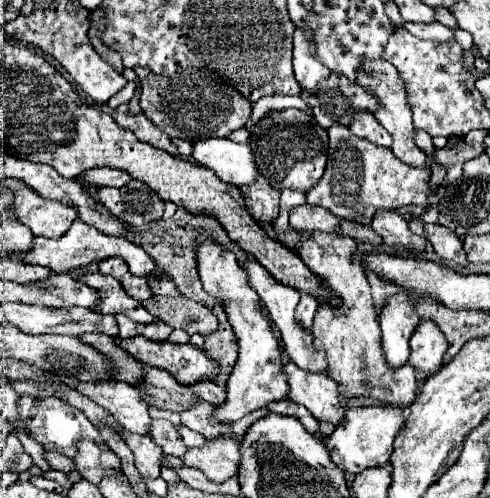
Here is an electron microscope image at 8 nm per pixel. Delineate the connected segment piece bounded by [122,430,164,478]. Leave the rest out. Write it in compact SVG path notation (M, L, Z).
M122 430L122 438L126 440L128 448L134 452L134 462L138 472L146 478L158 478L160 476L158 460L164 456L162 448L158 448L150 436L138 436L126 430Z

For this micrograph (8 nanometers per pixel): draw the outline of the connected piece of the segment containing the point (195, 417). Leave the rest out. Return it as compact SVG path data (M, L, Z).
M200 400L200 404L196 404L194 408L188 408L188 412L180 412L180 420L184 426L188 426L194 432L200 432L206 438L218 438L218 436L232 438L232 430L228 424L212 424L210 422L212 410L214 410L212 404L206 404Z

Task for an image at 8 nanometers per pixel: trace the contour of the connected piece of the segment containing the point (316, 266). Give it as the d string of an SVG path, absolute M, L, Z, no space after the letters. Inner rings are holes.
M300 232L300 240L298 240L294 252L344 302L340 308L332 308L330 304L320 304L320 308L316 312L316 318L314 318L314 326L312 326L314 346L322 348L322 352L326 352L326 360L328 360L326 376L330 376L334 382L338 382L338 388L342 388L342 400L348 402L350 398L356 398L356 396L368 396L368 398L382 400L384 404L396 404L396 406L408 408L416 398L414 368L410 368L410 364L404 364L402 368L390 368L386 364L386 358L382 356L382 336L380 336L378 312L374 308L374 300L372 300L372 294L370 294L366 274L360 266L360 254L356 250L356 242L350 236L344 236L344 234Z

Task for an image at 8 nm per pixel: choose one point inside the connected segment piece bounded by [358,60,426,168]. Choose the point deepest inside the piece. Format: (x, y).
(380, 78)

